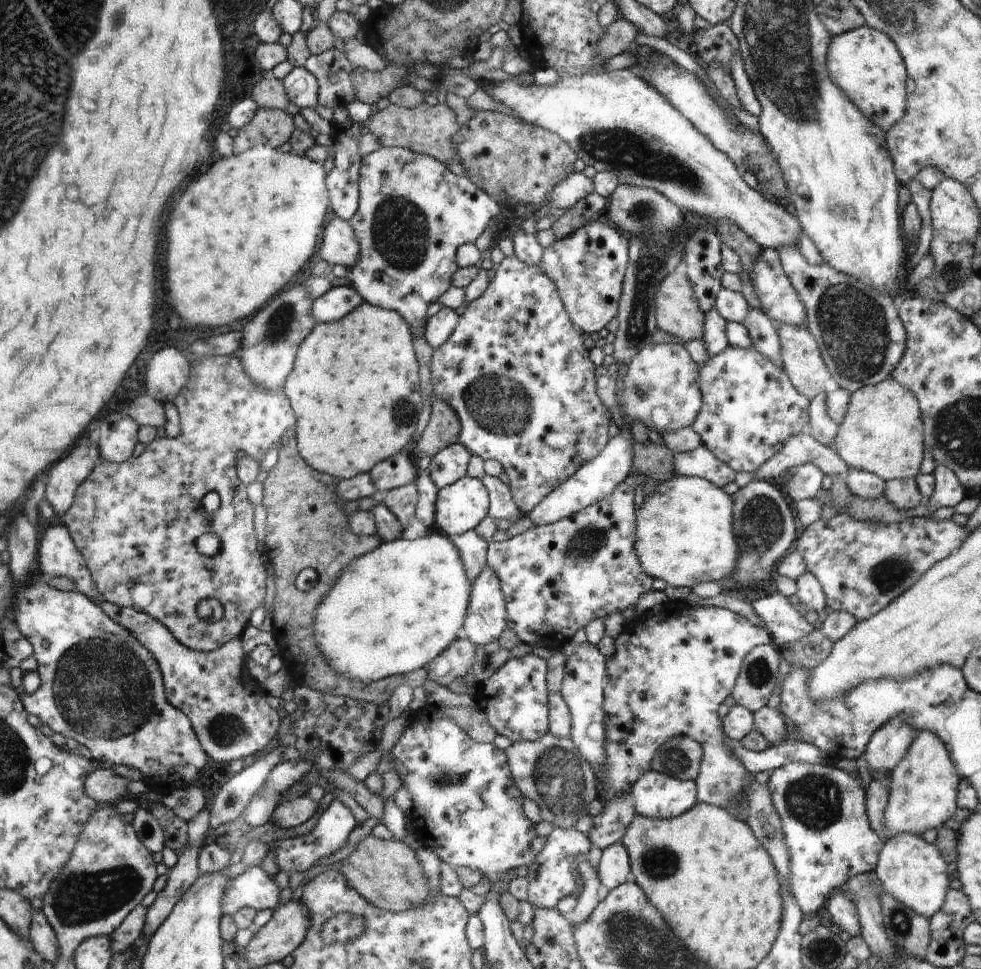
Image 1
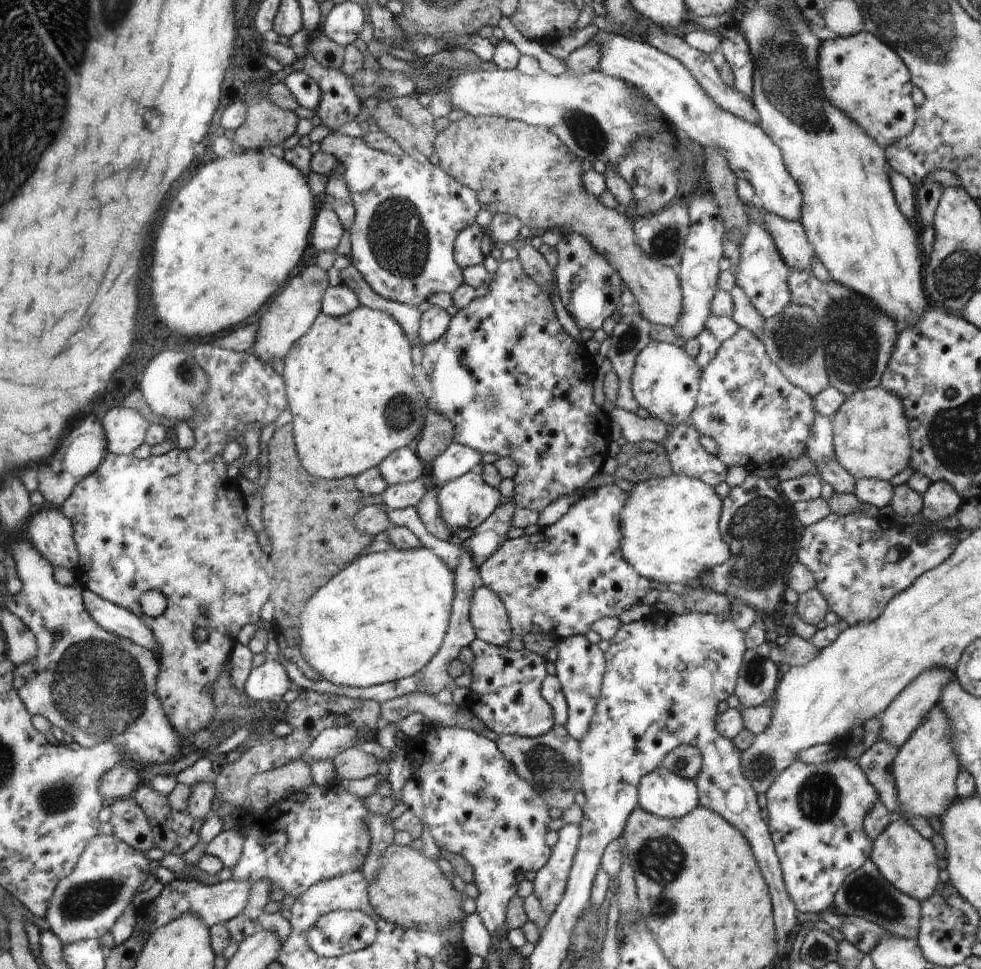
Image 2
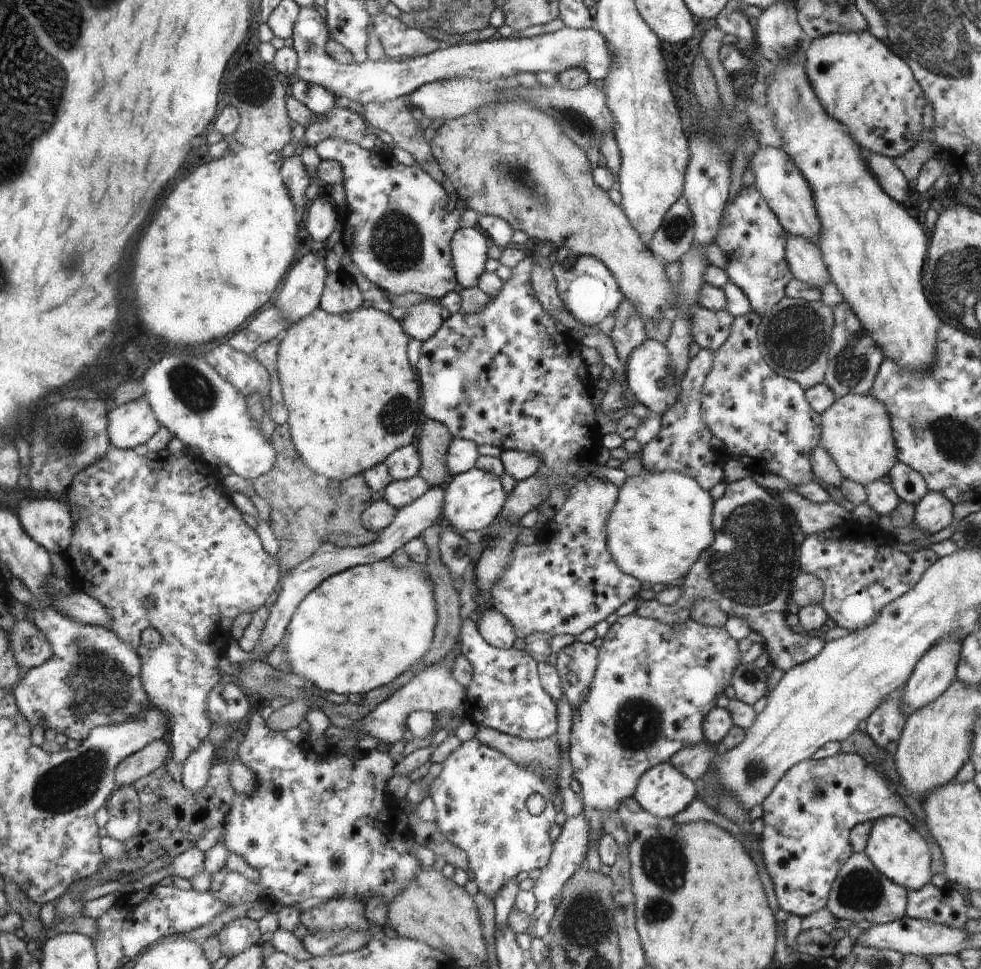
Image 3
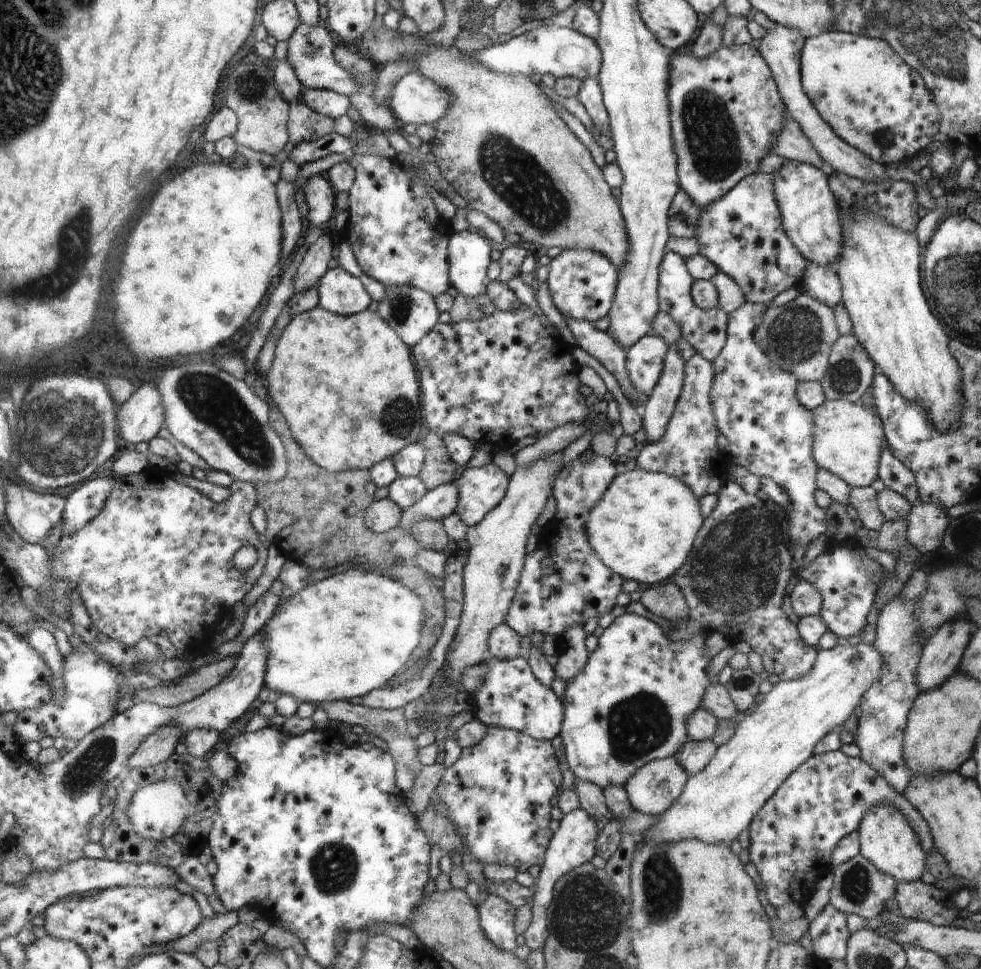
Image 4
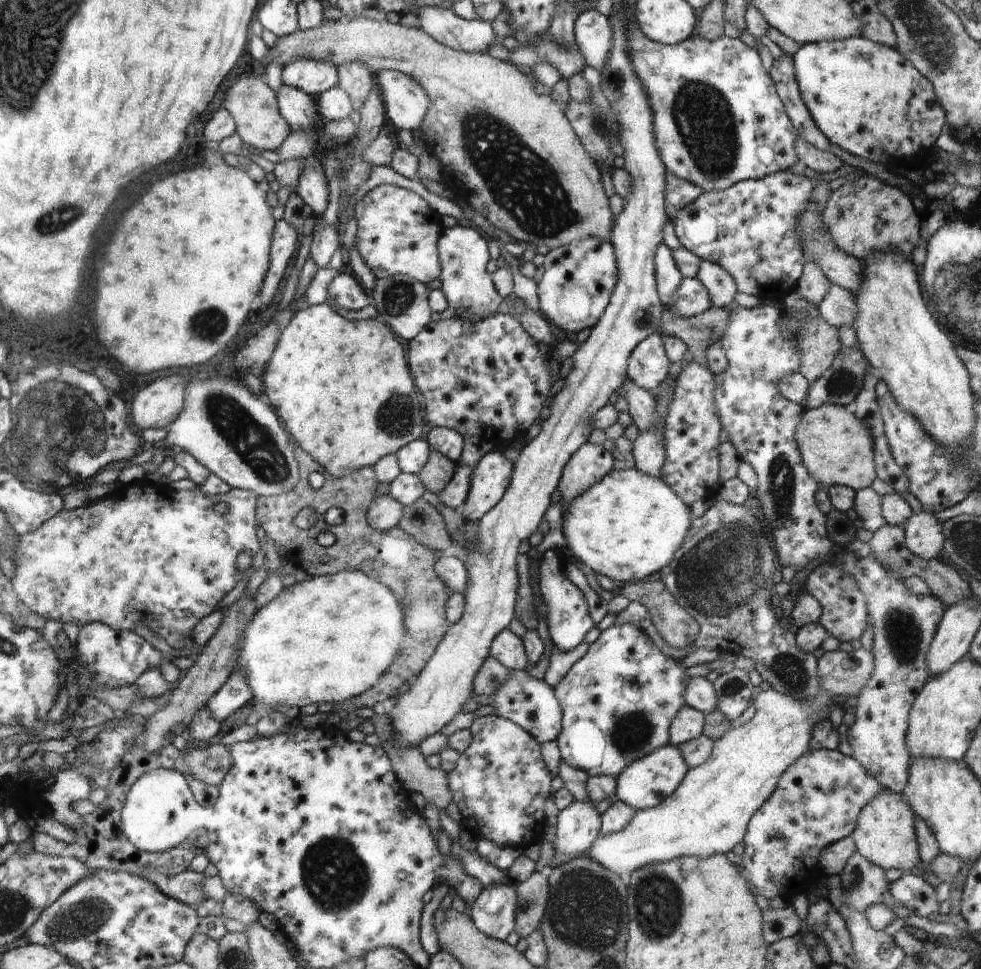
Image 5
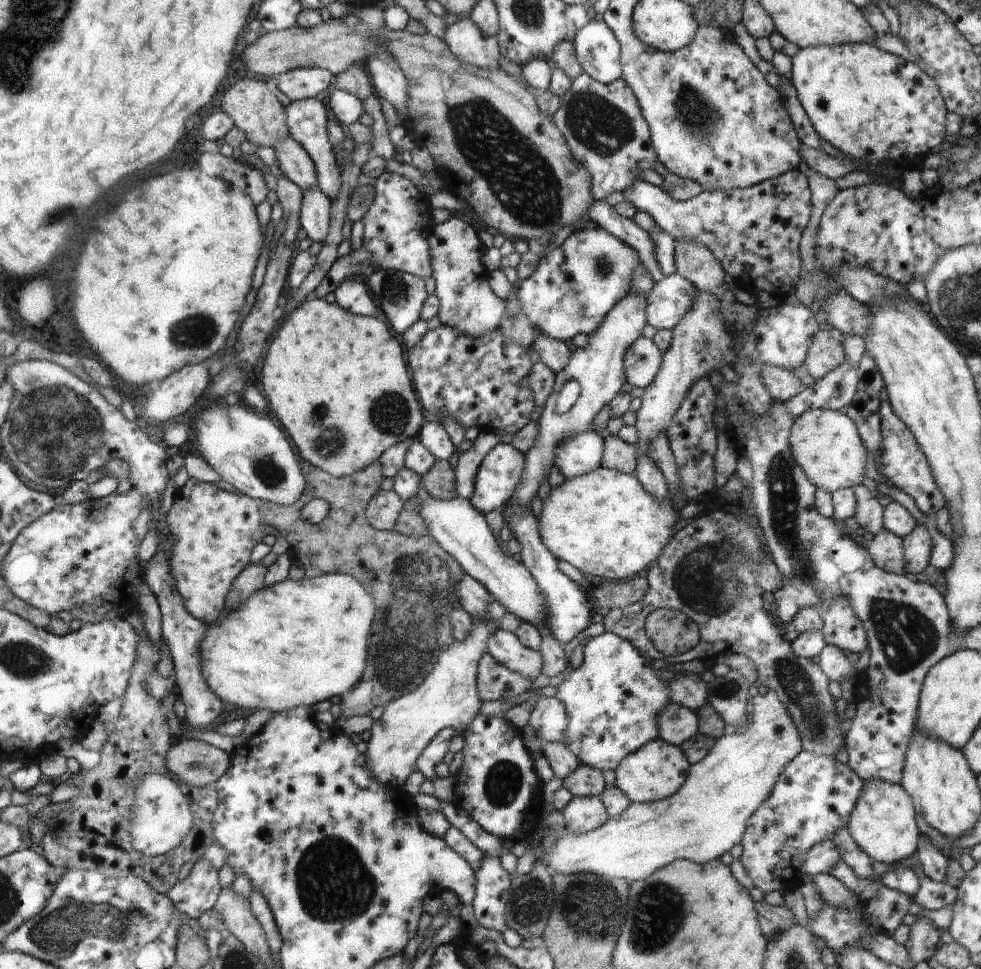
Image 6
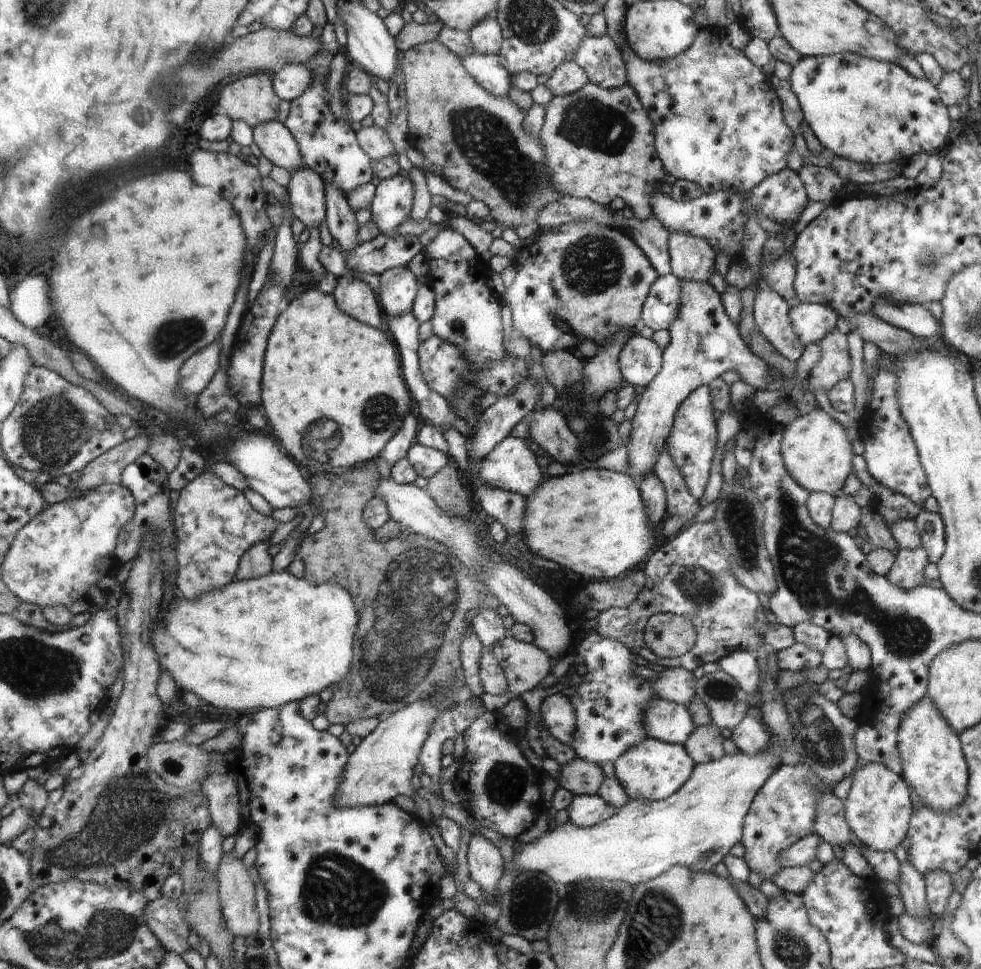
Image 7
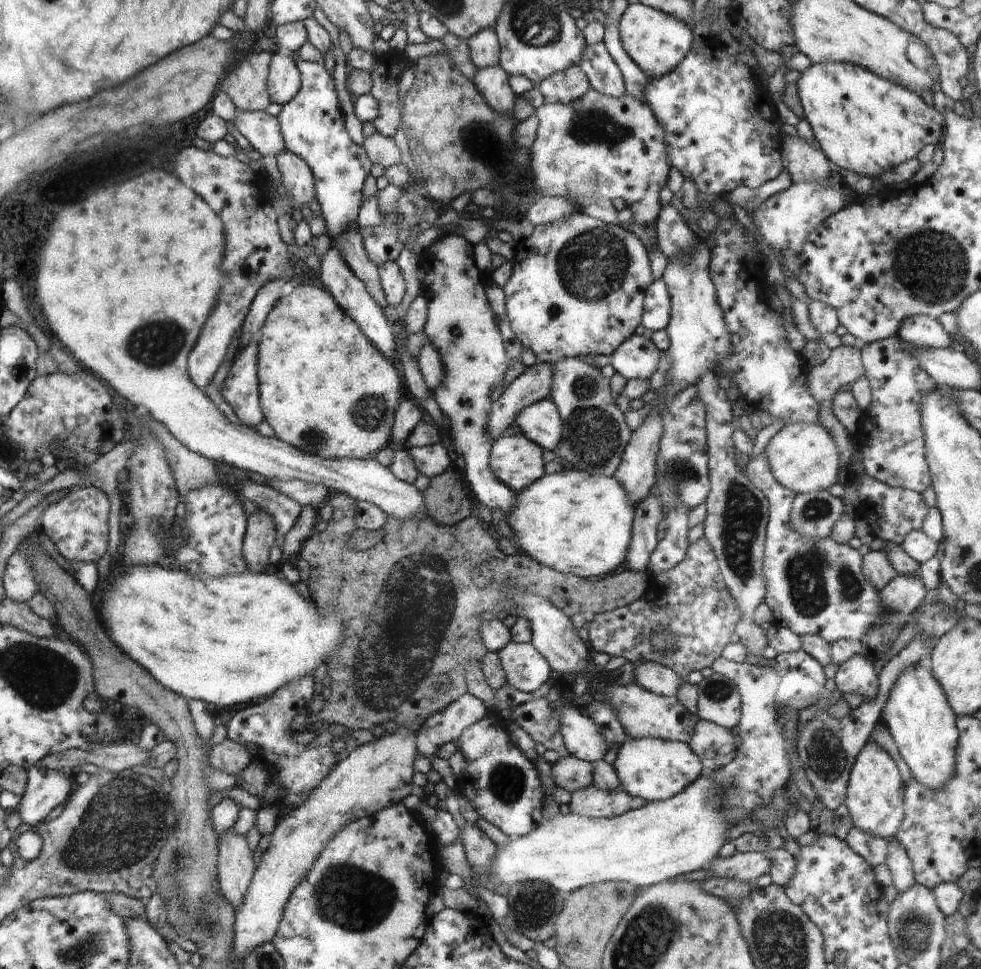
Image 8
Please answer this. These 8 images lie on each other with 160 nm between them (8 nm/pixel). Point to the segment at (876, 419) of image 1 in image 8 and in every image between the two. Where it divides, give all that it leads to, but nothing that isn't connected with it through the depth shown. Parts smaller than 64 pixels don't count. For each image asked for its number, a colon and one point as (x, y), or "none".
2: (871, 436)
3: (856, 431)
4: (848, 437)
5: (836, 448)
6: (825, 443)
7: (815, 449)
8: (803, 457)

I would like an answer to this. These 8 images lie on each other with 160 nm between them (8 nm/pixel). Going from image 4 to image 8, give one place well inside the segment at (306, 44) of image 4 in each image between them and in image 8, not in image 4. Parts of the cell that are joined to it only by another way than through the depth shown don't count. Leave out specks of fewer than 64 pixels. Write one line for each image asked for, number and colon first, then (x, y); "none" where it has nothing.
5: (314, 77)
6: (305, 82)
7: (291, 81)
8: (284, 81)

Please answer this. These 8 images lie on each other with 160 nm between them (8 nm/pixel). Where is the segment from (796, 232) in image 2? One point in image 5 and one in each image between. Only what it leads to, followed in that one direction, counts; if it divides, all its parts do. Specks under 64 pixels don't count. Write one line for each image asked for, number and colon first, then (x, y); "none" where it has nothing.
3: (806, 260)
4: (824, 284)
5: (839, 308)

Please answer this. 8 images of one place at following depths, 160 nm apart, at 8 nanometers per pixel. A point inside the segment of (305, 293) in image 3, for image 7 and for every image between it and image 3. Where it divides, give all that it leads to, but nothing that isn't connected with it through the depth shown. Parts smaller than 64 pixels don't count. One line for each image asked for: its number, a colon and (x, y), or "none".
4: (310, 271)
5: (325, 239)
6: (315, 215)
7: (306, 190)

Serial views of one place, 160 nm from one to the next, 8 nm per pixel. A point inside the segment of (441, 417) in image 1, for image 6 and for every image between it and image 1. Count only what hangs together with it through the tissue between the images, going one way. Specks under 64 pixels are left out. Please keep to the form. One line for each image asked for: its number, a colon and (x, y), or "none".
2: (438, 435)
3: (435, 438)
4: (439, 468)
5: (438, 472)
6: (439, 482)

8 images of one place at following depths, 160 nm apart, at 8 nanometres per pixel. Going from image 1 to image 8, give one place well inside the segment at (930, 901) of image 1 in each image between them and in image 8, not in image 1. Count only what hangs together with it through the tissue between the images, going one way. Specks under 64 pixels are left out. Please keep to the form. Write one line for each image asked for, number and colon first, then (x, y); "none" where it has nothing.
2: (906, 859)
3: (898, 850)
4: (886, 838)
5: (885, 834)
6: (882, 822)
7: (878, 808)
8: (875, 790)

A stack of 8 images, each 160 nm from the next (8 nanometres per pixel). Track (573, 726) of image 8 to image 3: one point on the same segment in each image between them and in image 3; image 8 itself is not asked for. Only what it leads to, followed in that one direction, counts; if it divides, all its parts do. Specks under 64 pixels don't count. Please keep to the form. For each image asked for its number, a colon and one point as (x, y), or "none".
3: (505, 693)
4: (510, 697)
5: (529, 702)
6: (549, 718)
7: (558, 711)

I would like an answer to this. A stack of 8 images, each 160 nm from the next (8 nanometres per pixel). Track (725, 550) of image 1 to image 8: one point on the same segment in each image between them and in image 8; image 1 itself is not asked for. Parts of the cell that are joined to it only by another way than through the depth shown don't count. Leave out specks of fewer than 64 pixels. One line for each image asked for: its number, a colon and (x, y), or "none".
2: (672, 536)
3: (663, 522)
4: (644, 530)
5: (627, 526)
6: (605, 523)
7: (594, 522)
8: (574, 522)

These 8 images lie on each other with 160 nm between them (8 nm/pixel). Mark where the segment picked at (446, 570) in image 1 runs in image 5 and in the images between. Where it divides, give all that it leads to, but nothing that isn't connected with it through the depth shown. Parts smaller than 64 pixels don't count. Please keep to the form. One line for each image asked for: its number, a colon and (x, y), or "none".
2: (383, 617)
3: (362, 628)
4: (346, 635)
5: (329, 638)

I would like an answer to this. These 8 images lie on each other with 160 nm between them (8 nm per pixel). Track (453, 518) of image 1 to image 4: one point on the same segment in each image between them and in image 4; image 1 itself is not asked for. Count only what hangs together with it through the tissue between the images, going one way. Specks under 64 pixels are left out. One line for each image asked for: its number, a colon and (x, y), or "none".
2: (466, 502)
3: (474, 500)
4: (481, 489)

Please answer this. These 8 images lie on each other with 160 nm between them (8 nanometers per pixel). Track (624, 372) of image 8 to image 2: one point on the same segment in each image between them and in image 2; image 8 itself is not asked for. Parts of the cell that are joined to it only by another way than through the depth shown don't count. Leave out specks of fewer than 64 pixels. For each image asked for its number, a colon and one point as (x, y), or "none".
2: (665, 382)
3: (649, 374)
4: (645, 360)
5: (648, 367)
6: (643, 360)
7: (641, 358)

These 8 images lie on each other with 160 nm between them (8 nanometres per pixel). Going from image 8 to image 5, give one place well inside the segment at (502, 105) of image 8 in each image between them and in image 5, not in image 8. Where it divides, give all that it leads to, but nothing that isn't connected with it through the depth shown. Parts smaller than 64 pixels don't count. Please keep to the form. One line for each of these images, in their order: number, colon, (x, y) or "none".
5: (472, 36)
6: (465, 39)
7: (487, 70)

